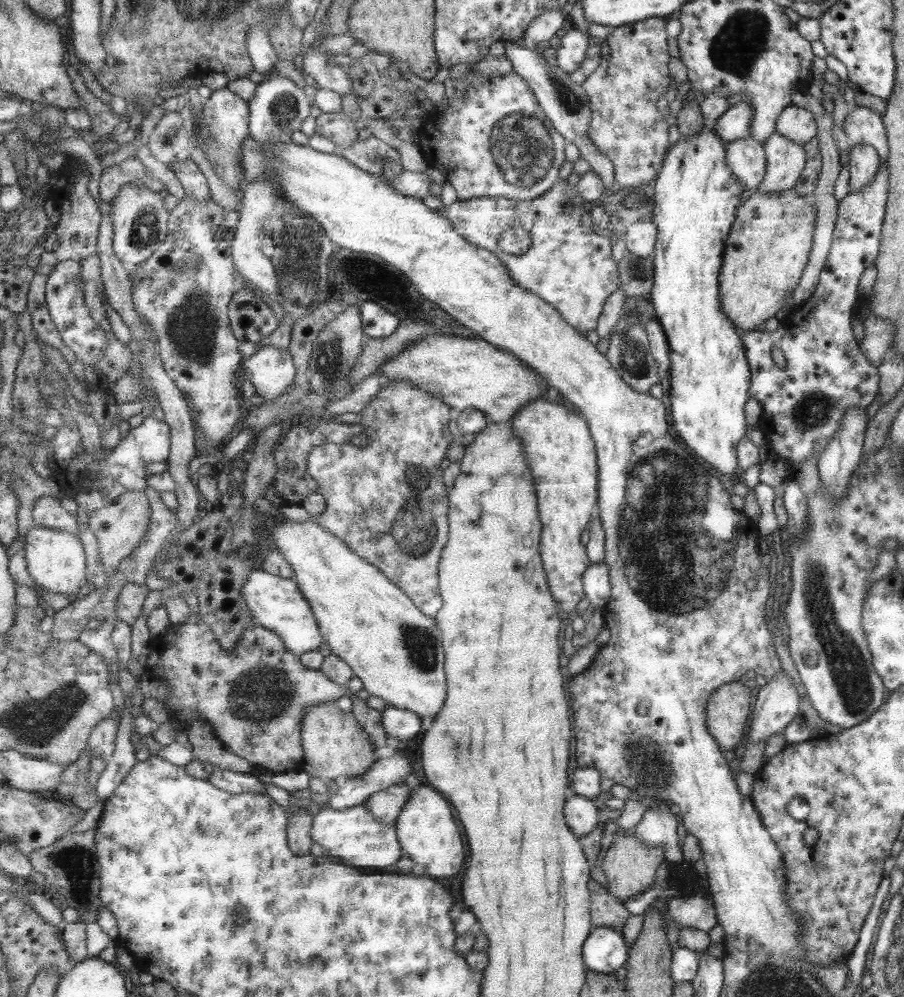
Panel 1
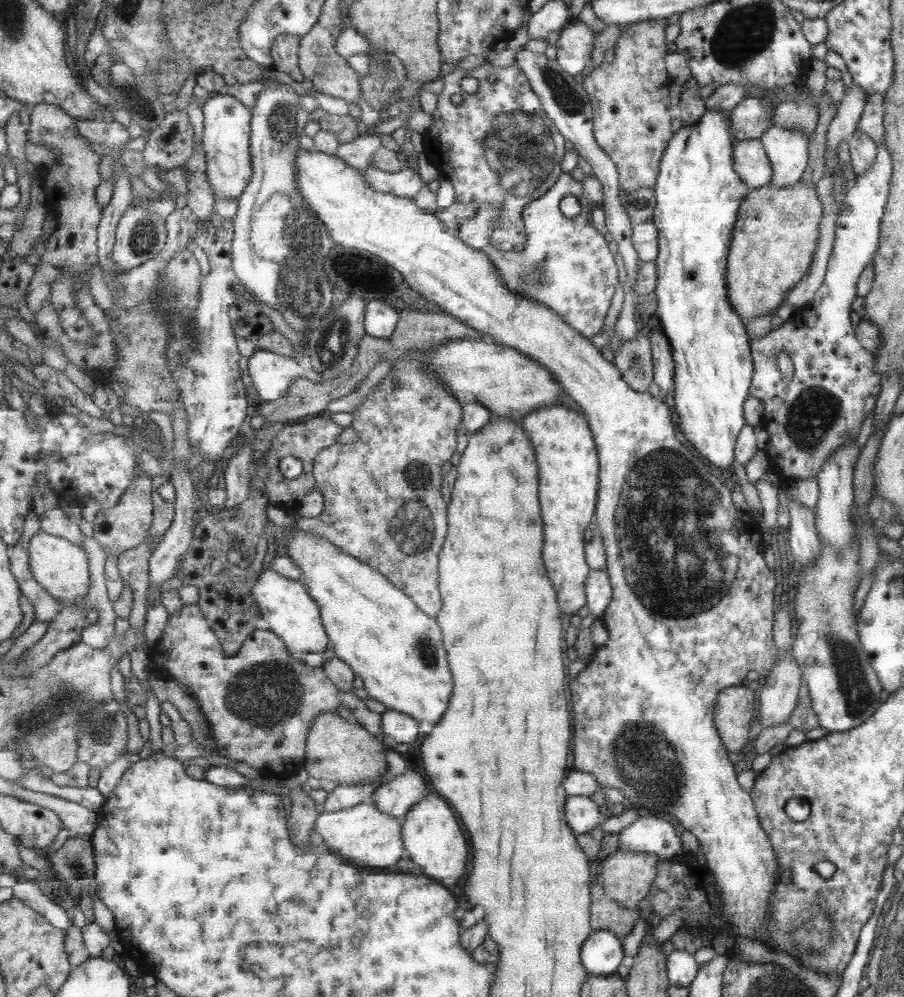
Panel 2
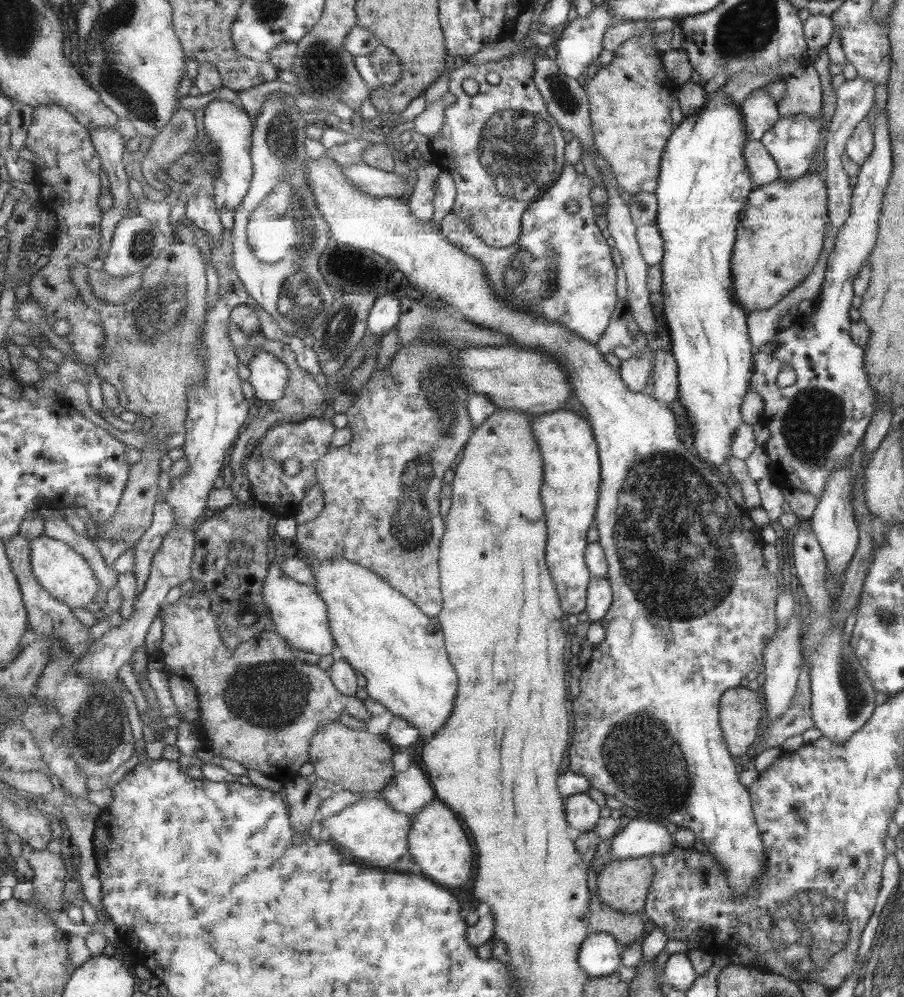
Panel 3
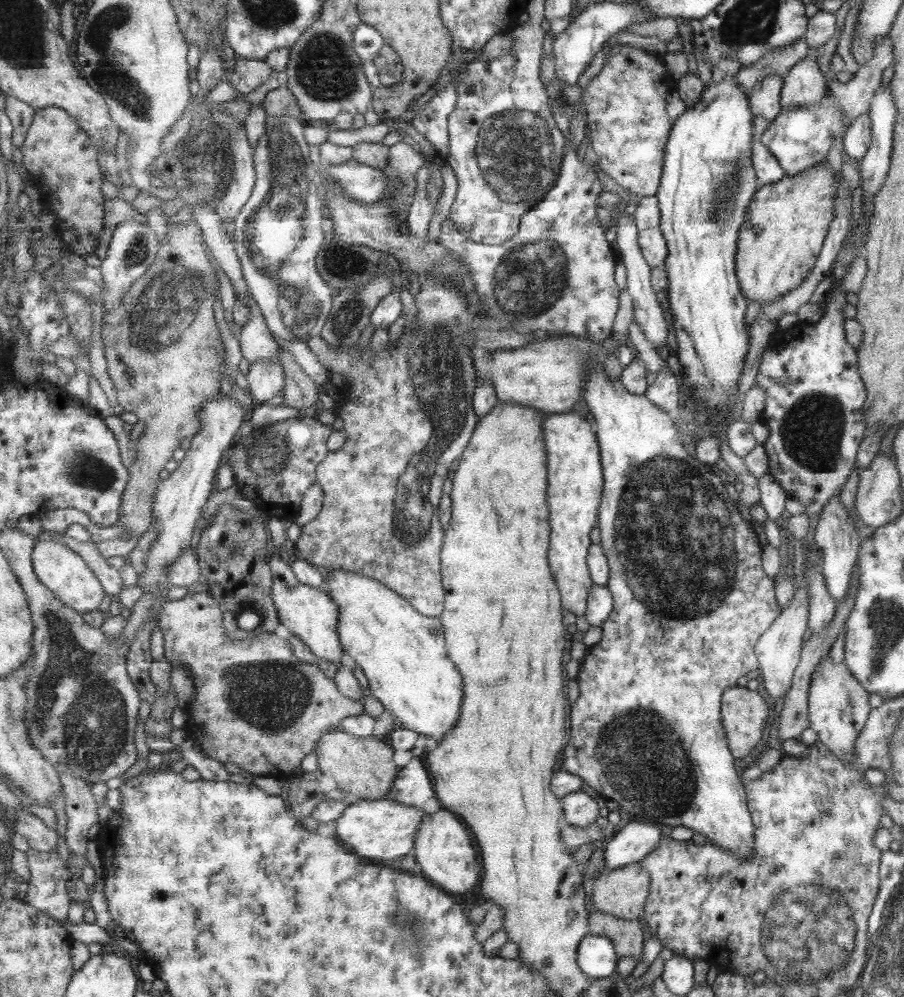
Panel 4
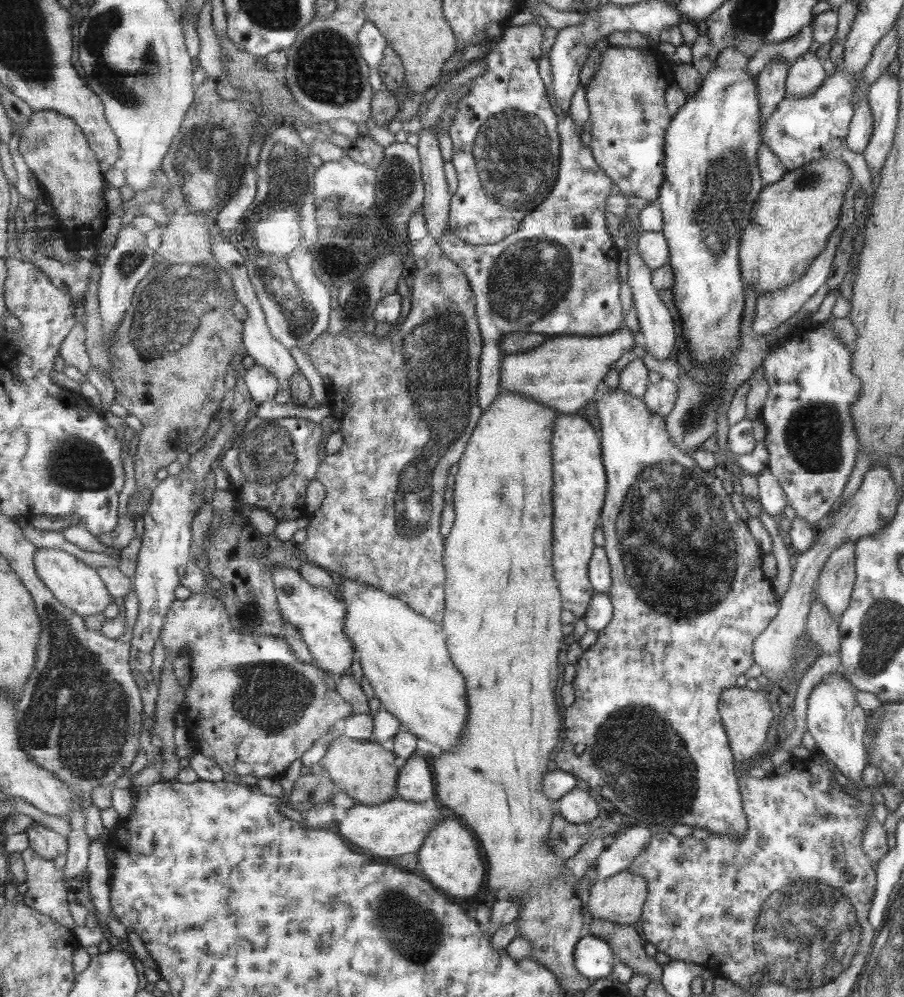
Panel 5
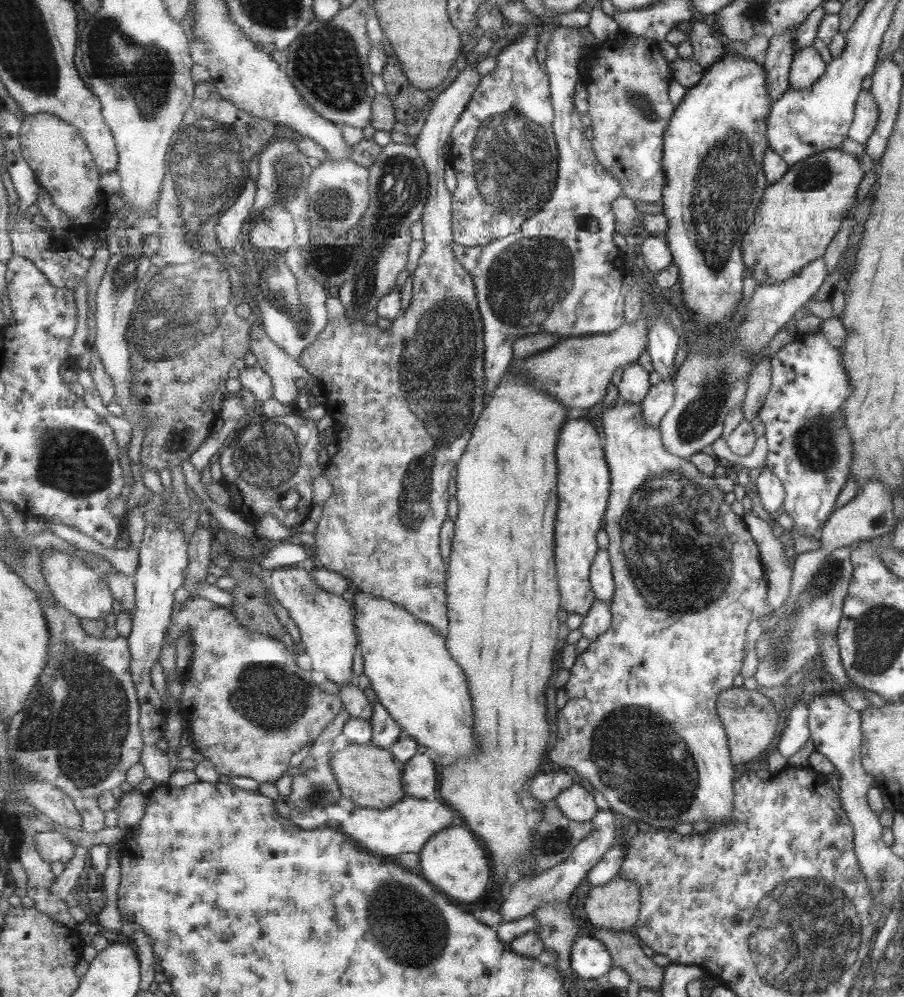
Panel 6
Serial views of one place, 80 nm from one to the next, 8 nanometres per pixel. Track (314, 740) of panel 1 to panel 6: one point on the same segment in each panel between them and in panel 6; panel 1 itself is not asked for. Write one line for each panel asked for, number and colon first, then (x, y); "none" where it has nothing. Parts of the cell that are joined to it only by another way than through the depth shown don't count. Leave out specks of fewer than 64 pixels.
2: (343, 751)
3: (354, 760)
4: (363, 767)
5: (366, 771)
6: (369, 776)

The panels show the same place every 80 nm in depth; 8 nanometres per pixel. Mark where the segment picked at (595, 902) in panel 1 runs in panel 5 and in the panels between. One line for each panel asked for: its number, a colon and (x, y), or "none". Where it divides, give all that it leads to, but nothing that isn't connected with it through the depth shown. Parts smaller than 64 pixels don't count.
2: (607, 913)
3: (627, 928)
4: (628, 935)
5: (629, 946)

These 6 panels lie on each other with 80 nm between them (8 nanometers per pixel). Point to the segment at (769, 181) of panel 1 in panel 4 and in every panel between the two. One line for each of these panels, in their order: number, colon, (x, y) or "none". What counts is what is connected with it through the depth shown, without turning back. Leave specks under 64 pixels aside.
2: (786, 151)
3: (791, 142)
4: (798, 138)

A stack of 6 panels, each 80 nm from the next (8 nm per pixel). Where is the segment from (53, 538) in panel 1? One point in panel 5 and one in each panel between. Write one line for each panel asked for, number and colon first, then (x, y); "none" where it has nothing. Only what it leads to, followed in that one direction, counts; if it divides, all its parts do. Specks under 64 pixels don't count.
2: (61, 566)
3: (67, 575)
4: (65, 572)
5: (76, 584)

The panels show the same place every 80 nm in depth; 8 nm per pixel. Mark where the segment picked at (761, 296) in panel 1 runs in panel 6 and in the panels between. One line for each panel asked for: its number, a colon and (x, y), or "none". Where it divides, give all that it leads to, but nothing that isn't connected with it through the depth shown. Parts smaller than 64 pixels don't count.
2: (775, 237)
3: (780, 236)
4: (778, 245)
5: (792, 218)
6: (802, 211)

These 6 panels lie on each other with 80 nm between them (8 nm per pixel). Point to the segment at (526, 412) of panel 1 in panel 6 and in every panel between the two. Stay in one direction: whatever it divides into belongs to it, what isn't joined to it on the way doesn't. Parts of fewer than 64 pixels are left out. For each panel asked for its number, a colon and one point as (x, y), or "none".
2: (566, 449)
3: (573, 474)
4: (576, 473)
5: (581, 481)
6: (584, 483)

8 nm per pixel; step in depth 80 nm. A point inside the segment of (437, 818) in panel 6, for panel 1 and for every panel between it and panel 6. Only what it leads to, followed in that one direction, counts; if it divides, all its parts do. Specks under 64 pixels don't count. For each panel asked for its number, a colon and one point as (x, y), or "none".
1: (354, 837)
2: (364, 835)
3: (370, 831)
4: (383, 830)
5: (397, 828)

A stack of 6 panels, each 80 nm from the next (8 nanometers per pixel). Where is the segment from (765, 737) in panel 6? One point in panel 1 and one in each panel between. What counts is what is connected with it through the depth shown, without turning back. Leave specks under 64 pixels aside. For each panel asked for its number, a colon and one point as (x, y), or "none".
1: (727, 708)
2: (733, 711)
3: (739, 709)
4: (743, 713)
5: (746, 715)

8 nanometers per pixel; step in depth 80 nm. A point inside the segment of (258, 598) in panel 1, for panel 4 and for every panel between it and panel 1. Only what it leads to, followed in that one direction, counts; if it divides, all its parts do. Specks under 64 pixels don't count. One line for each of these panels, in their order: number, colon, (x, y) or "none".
2: (286, 605)
3: (300, 615)
4: (309, 613)

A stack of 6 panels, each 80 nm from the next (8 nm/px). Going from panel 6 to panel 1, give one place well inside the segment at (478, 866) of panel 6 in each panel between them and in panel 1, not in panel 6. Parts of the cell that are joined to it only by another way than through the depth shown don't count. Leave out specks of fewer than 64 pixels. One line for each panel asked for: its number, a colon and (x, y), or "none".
1: (429, 830)
2: (434, 837)
3: (437, 840)
4: (445, 849)
5: (449, 854)

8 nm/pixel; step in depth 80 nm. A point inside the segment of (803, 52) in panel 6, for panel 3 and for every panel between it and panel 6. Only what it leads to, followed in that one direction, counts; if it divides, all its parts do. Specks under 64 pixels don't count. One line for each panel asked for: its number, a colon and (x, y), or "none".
3: (802, 95)
4: (803, 84)
5: (805, 75)

